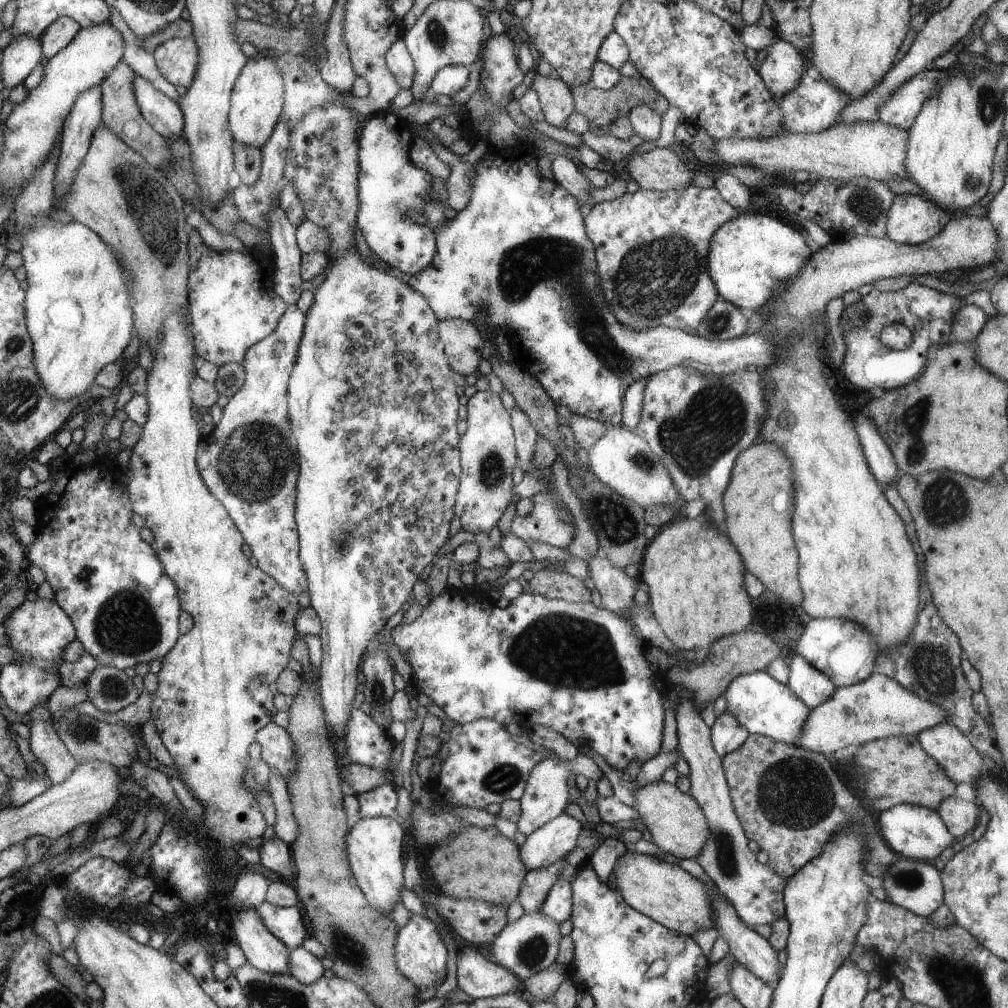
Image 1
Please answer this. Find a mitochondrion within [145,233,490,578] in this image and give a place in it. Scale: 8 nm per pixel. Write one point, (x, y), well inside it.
(254, 464)

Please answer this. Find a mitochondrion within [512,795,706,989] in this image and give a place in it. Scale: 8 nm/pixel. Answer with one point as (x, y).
(532, 952)

